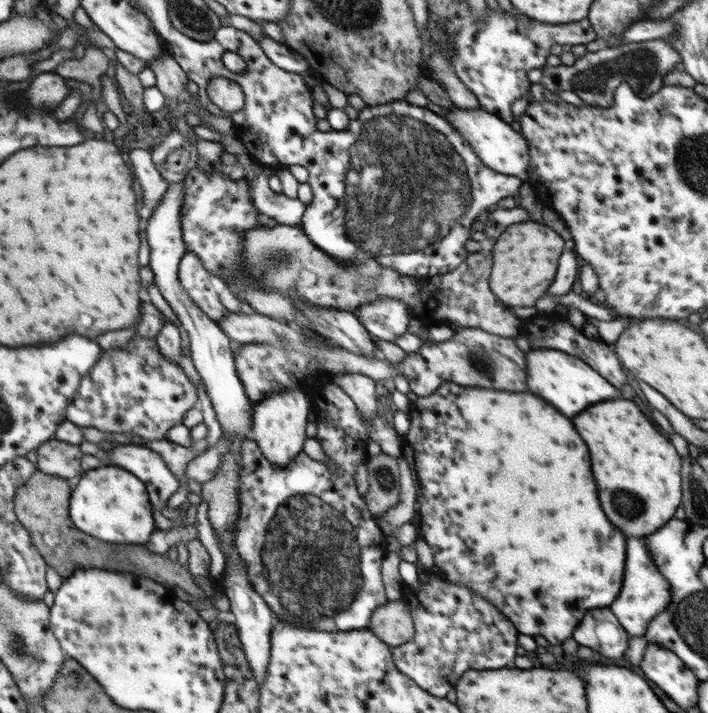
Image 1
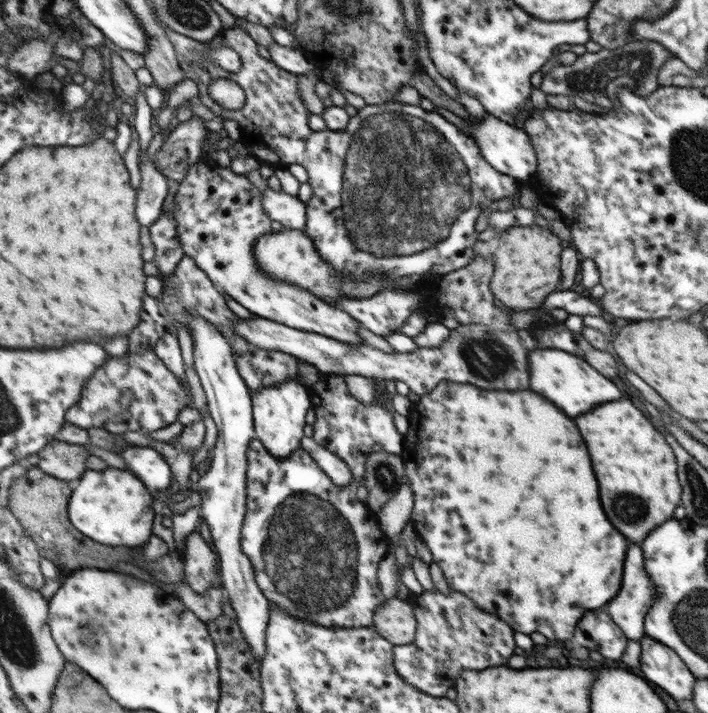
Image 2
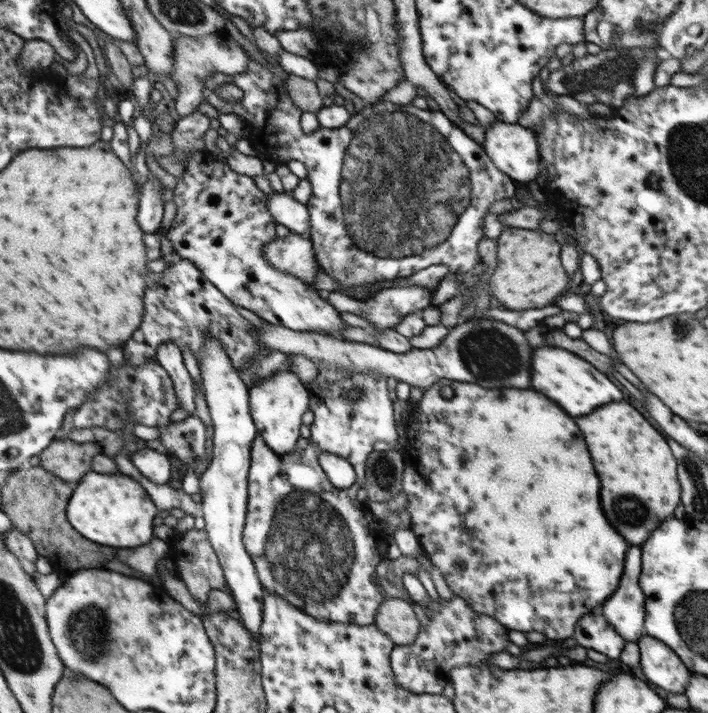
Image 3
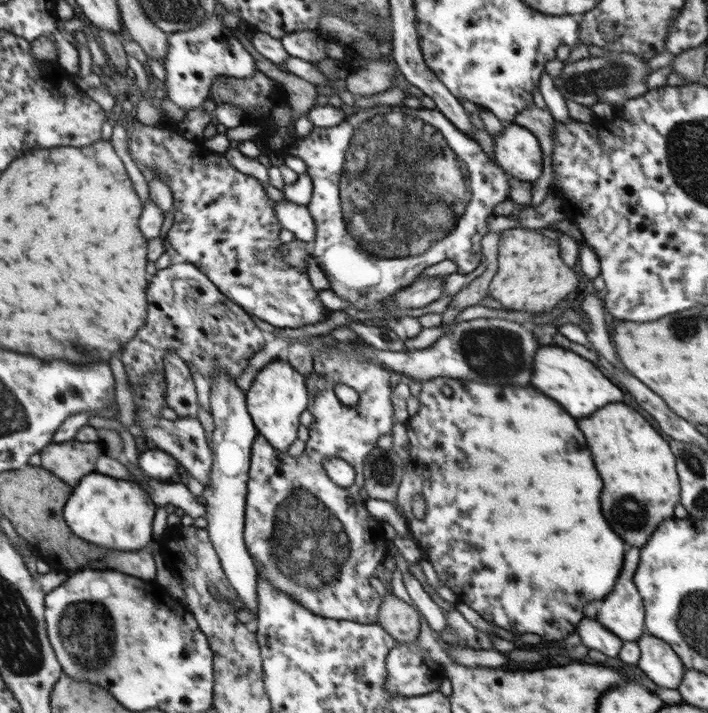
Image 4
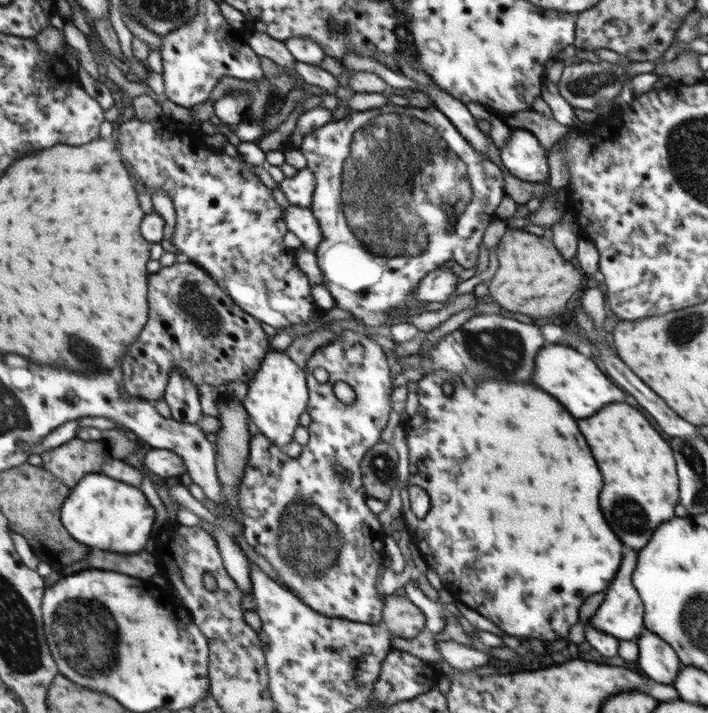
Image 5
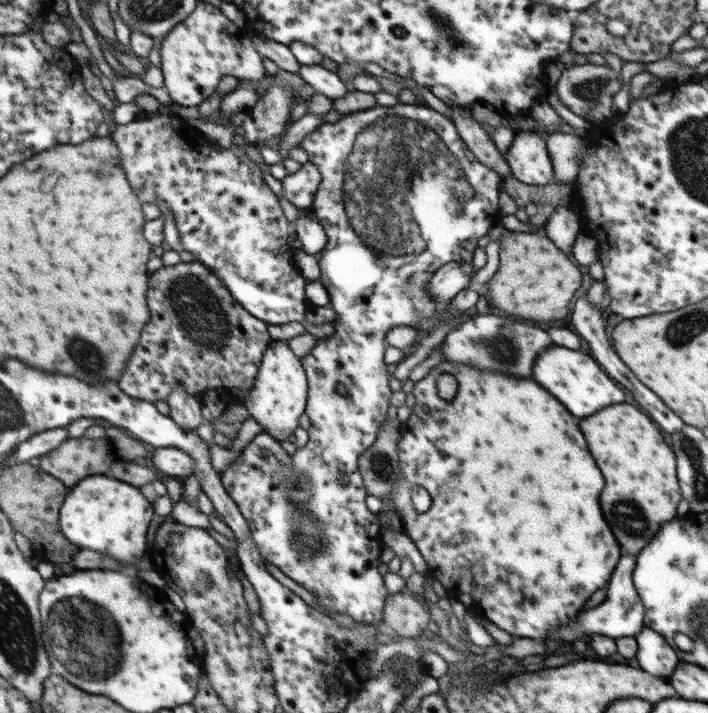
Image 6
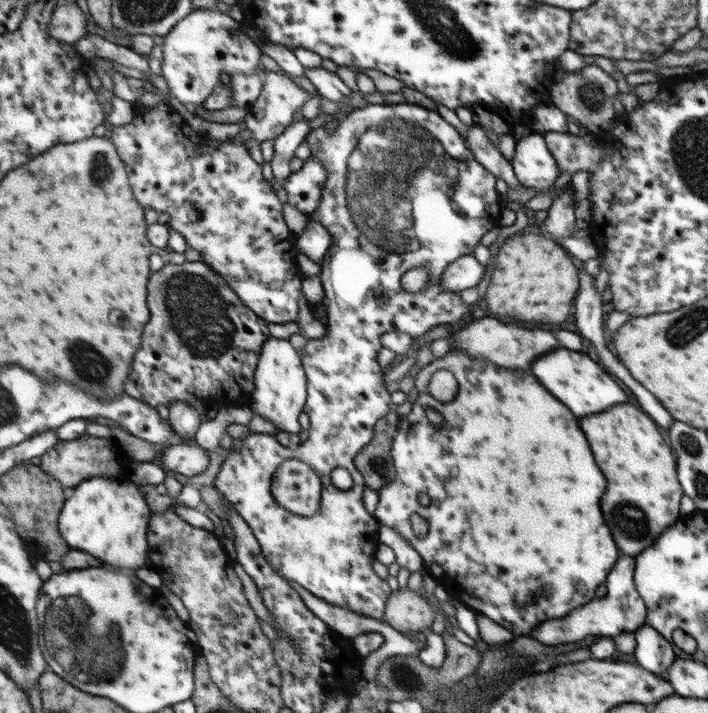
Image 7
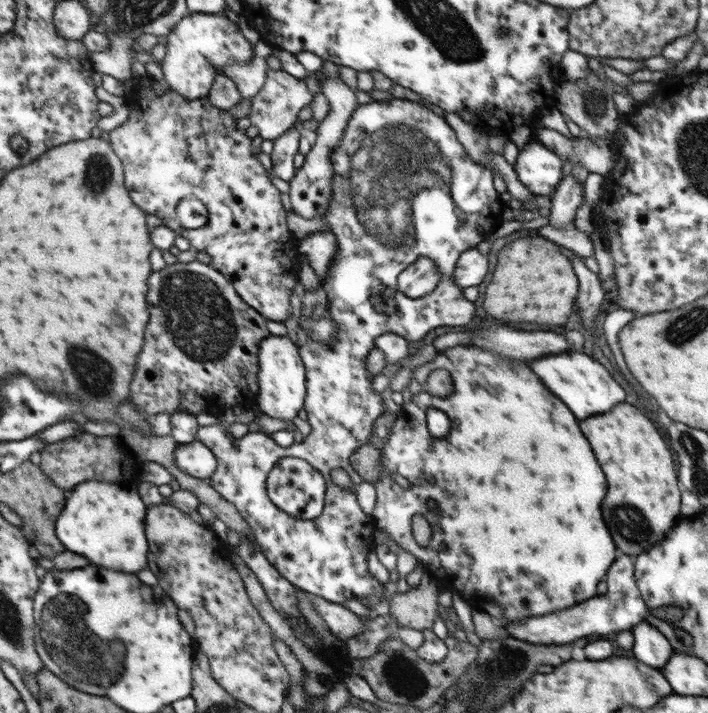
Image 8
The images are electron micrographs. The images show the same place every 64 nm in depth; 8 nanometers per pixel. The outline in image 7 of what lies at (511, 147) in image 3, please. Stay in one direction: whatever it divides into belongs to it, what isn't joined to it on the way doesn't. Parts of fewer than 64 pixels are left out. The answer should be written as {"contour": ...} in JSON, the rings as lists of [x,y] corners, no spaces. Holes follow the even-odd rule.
{"contour":[[[533,131],[516,142],[511,163],[519,184],[540,192],[550,190],[560,176],[557,160],[539,132]]]}

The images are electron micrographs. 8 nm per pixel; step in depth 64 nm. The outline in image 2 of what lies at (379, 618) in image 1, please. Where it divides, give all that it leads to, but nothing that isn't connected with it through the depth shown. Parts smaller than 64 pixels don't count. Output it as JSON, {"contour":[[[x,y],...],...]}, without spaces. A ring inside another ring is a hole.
{"contour":[[[386,599],[377,608],[373,625],[376,633],[394,645],[410,644],[415,639],[418,626],[410,602],[398,599]]]}

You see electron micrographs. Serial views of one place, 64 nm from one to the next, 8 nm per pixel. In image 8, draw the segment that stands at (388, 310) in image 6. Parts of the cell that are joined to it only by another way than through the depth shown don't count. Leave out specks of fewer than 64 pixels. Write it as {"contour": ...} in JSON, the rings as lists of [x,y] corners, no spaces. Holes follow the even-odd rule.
{"contour":[[[390,99],[390,101],[375,101],[368,104],[361,105],[354,110],[350,122],[348,122],[348,128],[345,130],[344,138],[338,142],[338,146],[334,148],[334,152],[329,156],[329,159],[334,165],[334,177],[332,180],[332,196],[325,212],[326,222],[328,222],[328,228],[336,236],[338,241],[338,250],[334,254],[332,262],[330,263],[327,275],[321,283],[321,286],[326,291],[327,299],[329,300],[329,308],[331,311],[331,319],[335,324],[334,340],[331,345],[326,343],[319,343],[318,341],[306,338],[299,345],[299,353],[305,366],[305,377],[306,377],[306,396],[304,408],[308,412],[308,421],[310,434],[308,434],[303,441],[298,443],[292,443],[288,447],[280,447],[271,435],[265,432],[253,432],[248,433],[246,436],[242,436],[238,439],[234,439],[230,434],[225,436],[218,436],[218,432],[214,430],[214,426],[202,426],[197,430],[196,440],[202,442],[204,446],[207,446],[216,455],[217,467],[211,476],[211,485],[221,494],[228,502],[234,504],[238,509],[240,516],[250,525],[257,544],[261,547],[261,551],[264,556],[268,559],[268,562],[288,580],[294,587],[306,591],[309,594],[320,596],[328,602],[334,602],[335,604],[344,605],[344,602],[348,600],[360,600],[366,599],[366,603],[370,605],[370,609],[375,607],[378,603],[385,600],[384,595],[386,594],[386,588],[384,584],[379,582],[369,571],[368,571],[368,554],[375,548],[374,532],[378,529],[375,525],[374,520],[367,515],[358,502],[358,497],[355,489],[345,489],[339,487],[332,481],[330,472],[334,468],[343,468],[350,477],[352,484],[358,486],[363,483],[363,478],[354,470],[354,467],[350,464],[350,456],[356,452],[356,449],[363,444],[369,442],[369,436],[372,434],[373,424],[378,416],[385,412],[385,403],[380,395],[380,391],[372,390],[372,381],[374,376],[368,373],[366,369],[366,356],[372,352],[375,348],[375,340],[378,336],[386,333],[396,333],[403,336],[406,340],[412,341],[427,341],[432,337],[433,331],[438,326],[471,326],[474,316],[474,303],[466,300],[463,295],[463,288],[460,288],[455,282],[453,282],[453,270],[456,262],[460,258],[460,255],[464,251],[474,249],[478,247],[480,242],[486,240],[490,234],[492,234],[502,222],[502,212],[505,206],[502,201],[502,196],[499,192],[496,192],[493,176],[490,170],[486,170],[484,166],[480,166],[475,160],[469,157],[469,154],[465,151],[462,144],[457,140],[457,136],[445,120],[434,114],[431,108],[424,104],[418,104],[418,102],[410,101],[407,99]],[[421,256],[425,256],[435,262],[437,269],[440,273],[440,280],[438,288],[434,292],[427,294],[423,297],[409,297],[398,289],[397,278],[405,268],[408,268],[413,262],[416,262]],[[284,457],[296,457],[304,459],[310,463],[320,474],[324,477],[326,483],[325,490],[325,501],[323,504],[323,511],[320,516],[315,519],[302,520],[294,519],[288,513],[281,511],[271,501],[271,498],[266,492],[266,479],[268,473],[274,468],[280,458]]]}

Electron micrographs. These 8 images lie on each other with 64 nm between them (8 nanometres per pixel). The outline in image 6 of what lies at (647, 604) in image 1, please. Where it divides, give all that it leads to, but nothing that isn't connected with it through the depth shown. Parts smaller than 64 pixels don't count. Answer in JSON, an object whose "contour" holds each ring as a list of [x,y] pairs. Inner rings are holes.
{"contour":[[[624,552],[620,558],[610,580],[608,581],[608,595],[598,606],[581,610],[576,619],[560,630],[552,630],[552,640],[575,640],[582,632],[584,635],[598,633],[615,639],[626,636],[636,636],[644,628],[645,608],[638,592],[633,584],[633,570],[636,566],[636,557],[633,554]]]}

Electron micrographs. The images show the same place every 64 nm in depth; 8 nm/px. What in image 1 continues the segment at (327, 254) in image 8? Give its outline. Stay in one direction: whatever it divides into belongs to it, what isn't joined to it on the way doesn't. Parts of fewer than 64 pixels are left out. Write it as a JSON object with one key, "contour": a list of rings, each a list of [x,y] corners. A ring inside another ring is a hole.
{"contour":[[[262,166],[262,173],[248,181],[251,201],[256,210],[274,218],[280,224],[301,226],[307,205],[297,197],[288,198],[284,193],[276,194],[269,188],[269,178],[269,166]]]}

